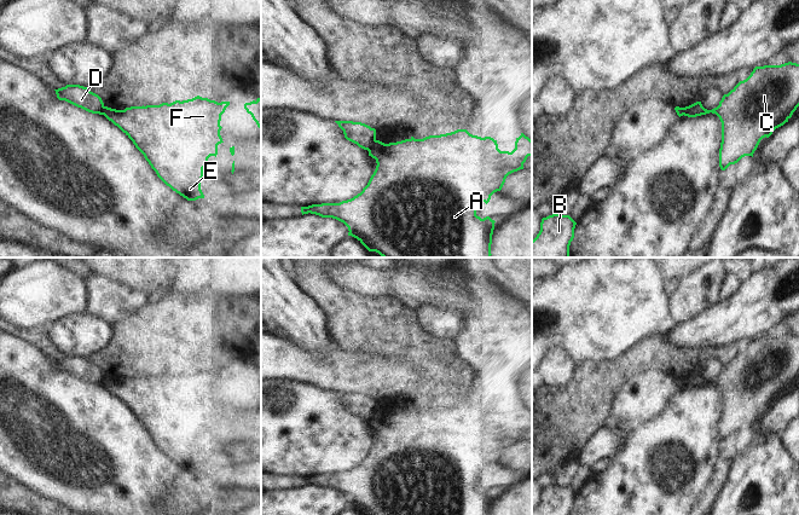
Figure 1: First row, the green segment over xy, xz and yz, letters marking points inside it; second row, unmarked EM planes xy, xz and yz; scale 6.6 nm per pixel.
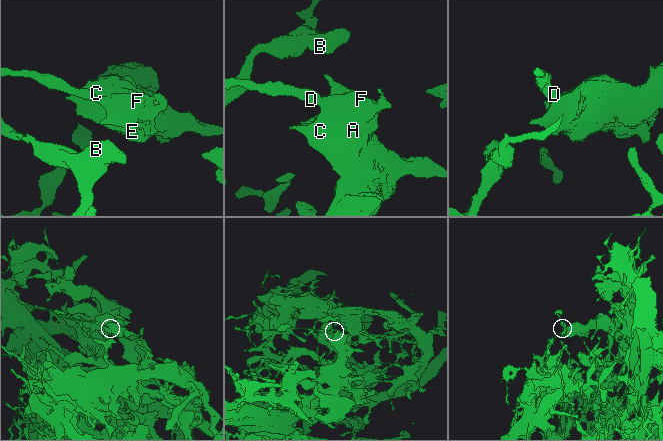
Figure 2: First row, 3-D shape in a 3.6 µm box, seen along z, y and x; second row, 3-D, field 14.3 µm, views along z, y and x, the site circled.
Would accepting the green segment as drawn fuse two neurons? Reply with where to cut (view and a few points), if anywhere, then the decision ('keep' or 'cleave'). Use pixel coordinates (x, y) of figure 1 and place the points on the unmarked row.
cut xz (376, 411), (368, 421); cleave

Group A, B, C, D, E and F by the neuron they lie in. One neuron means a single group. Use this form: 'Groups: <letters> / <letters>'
Groups: A B C E F / D

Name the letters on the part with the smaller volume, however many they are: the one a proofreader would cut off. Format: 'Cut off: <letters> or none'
Cut off: D

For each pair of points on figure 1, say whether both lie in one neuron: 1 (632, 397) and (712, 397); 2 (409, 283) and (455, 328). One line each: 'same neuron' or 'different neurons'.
1: different neurons
2: different neurons

